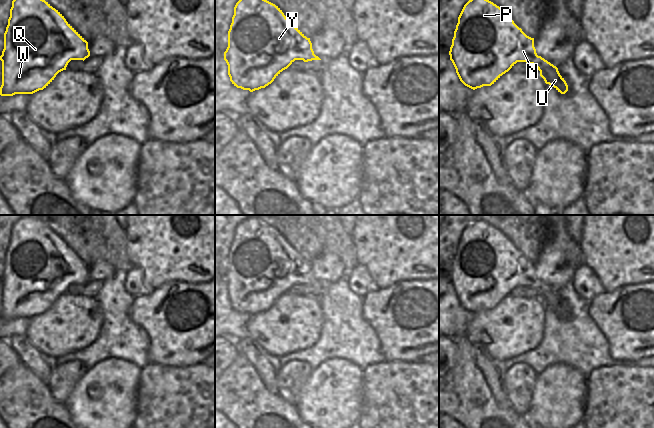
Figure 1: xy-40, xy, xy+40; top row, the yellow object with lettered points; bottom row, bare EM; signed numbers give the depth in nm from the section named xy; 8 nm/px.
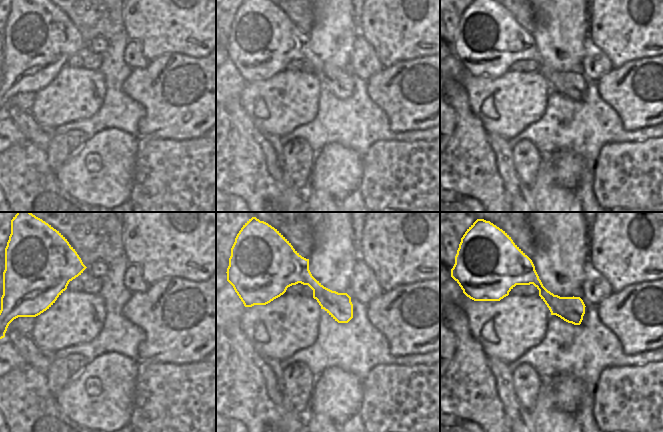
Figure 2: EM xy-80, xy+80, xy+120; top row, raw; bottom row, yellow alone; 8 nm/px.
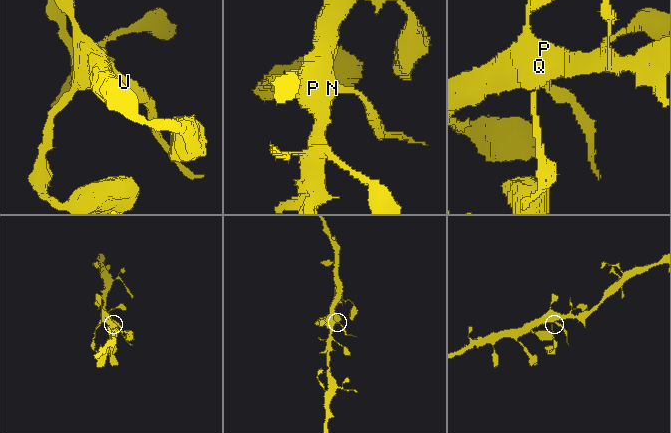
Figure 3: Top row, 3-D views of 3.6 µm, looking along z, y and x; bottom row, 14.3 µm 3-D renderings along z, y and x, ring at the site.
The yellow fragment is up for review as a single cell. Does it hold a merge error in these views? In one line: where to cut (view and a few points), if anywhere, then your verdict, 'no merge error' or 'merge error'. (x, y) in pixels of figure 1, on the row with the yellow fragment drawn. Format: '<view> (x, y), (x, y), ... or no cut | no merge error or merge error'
xy+40 (537, 55), (534, 59), (526, 62) | merge error

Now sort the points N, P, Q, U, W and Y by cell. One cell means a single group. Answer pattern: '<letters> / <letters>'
N P Q W Y / U

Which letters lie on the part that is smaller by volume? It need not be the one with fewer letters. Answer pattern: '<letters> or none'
U

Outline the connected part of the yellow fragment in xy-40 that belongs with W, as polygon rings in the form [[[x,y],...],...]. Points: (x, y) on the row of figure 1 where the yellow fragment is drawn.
[[[13,0],[0,56],[0,95],[43,90],[71,60],[89,56],[88,42],[48,2]]]

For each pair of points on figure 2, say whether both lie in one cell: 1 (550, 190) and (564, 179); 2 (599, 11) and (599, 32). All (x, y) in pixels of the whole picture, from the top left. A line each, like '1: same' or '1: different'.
1: different
2: same

